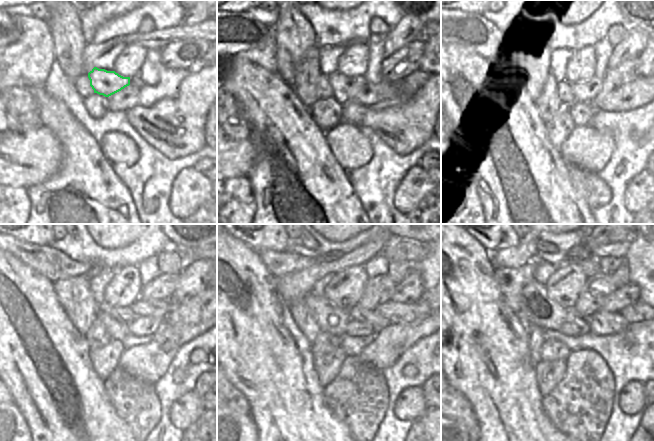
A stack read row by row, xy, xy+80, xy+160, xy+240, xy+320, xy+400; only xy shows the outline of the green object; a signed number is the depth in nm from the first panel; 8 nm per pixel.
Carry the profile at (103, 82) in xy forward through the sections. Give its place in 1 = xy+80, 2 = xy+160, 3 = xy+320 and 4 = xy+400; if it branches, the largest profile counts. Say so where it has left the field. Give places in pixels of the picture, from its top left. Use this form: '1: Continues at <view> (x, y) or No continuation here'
1: Continues at xy+80 (344, 88)
2: Continues at xy+160 (585, 90)
3: Continues at xy+320 (396, 313)
4: Continues at xy+400 (637, 312)

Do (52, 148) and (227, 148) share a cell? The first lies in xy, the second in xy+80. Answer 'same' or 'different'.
same

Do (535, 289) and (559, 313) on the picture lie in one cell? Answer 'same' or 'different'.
same

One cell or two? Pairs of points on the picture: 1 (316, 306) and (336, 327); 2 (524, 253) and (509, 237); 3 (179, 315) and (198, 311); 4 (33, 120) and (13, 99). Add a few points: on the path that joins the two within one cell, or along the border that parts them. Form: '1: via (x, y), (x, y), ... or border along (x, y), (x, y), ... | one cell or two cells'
1: via (321, 311), (332, 322) | one cell
2: border along (520, 239), (514, 246), (493, 250) | two cells
3: via (184, 313), (193, 311) | one cell
4: via (28, 115), (18, 104) | one cell

